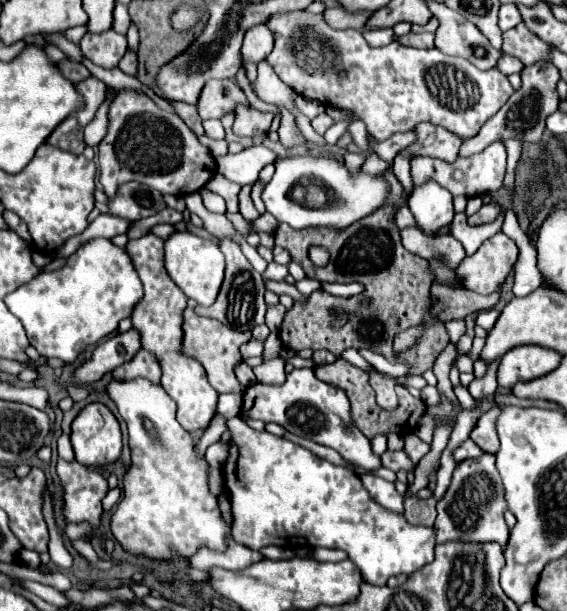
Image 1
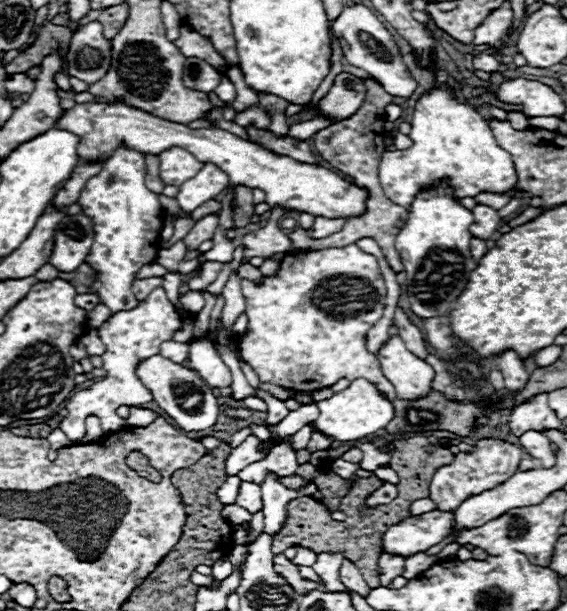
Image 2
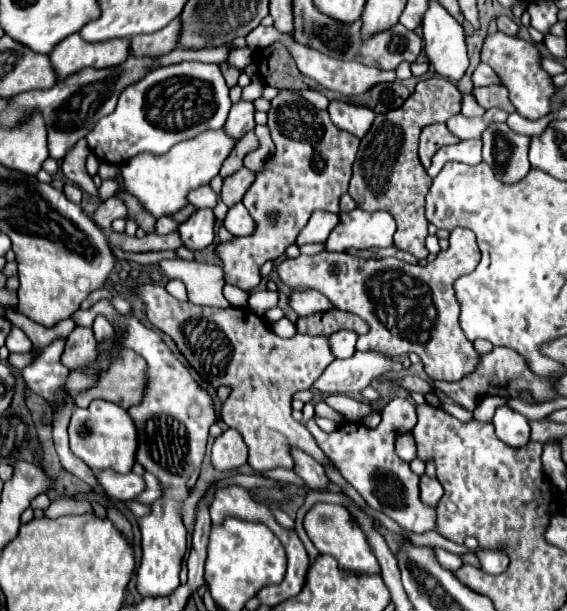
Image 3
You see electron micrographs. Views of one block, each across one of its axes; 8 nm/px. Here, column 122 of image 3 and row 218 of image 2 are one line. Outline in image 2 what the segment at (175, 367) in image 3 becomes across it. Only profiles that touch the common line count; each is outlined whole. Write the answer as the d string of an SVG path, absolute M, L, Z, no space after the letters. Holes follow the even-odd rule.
M314 218L314 228L308 236L312 238L326 238L330 234L336 234L340 232L340 228L346 224L346 218Z

